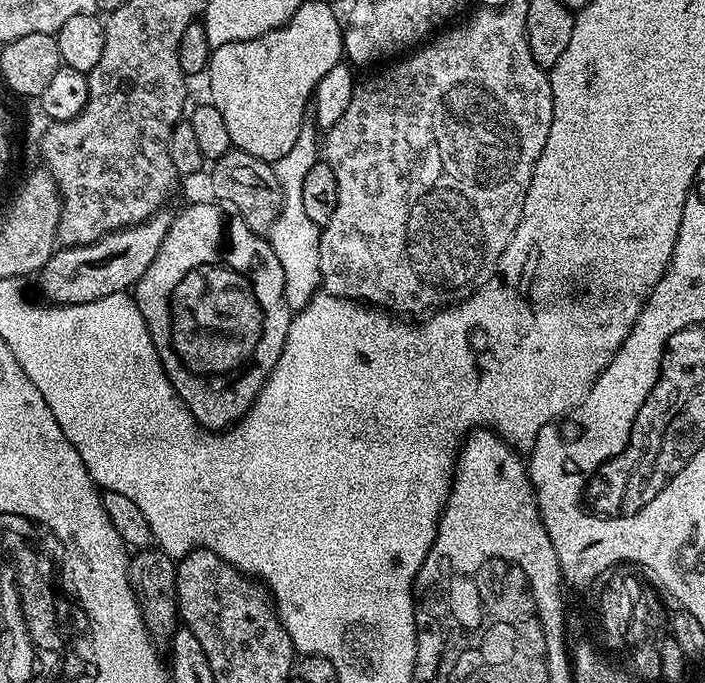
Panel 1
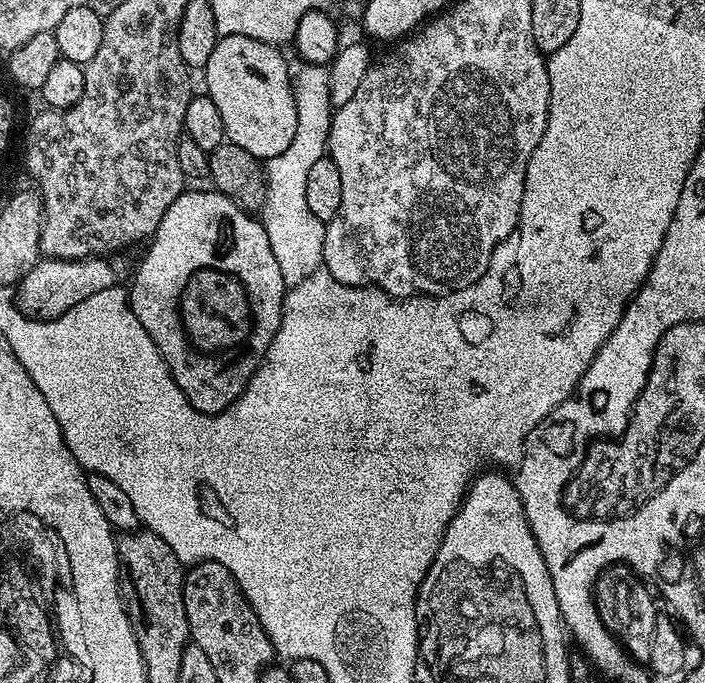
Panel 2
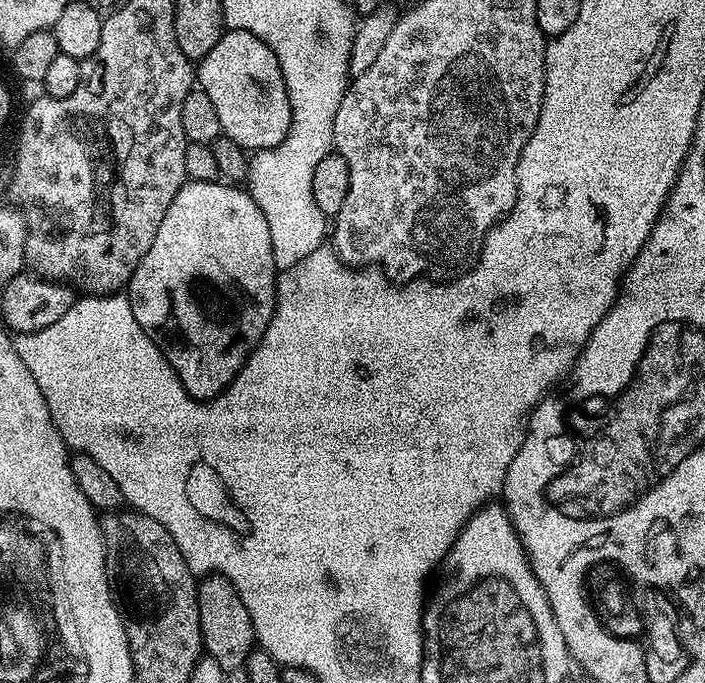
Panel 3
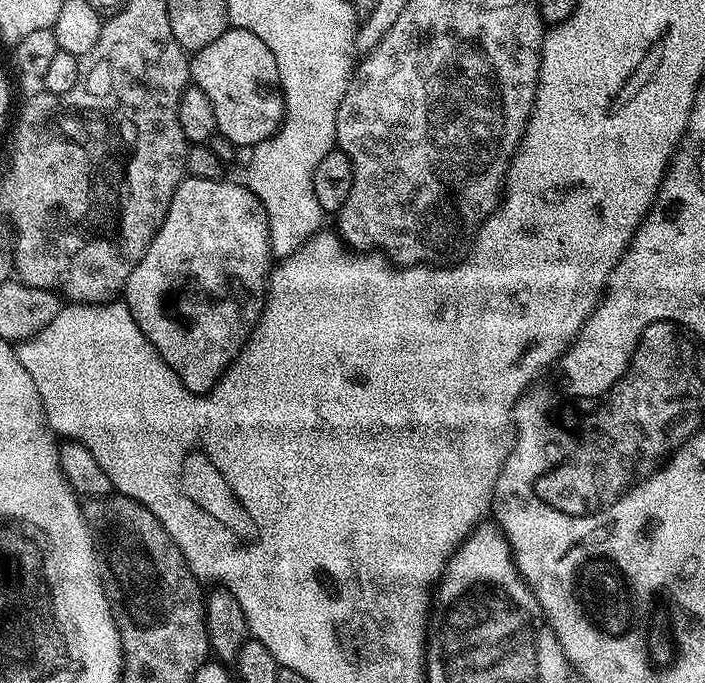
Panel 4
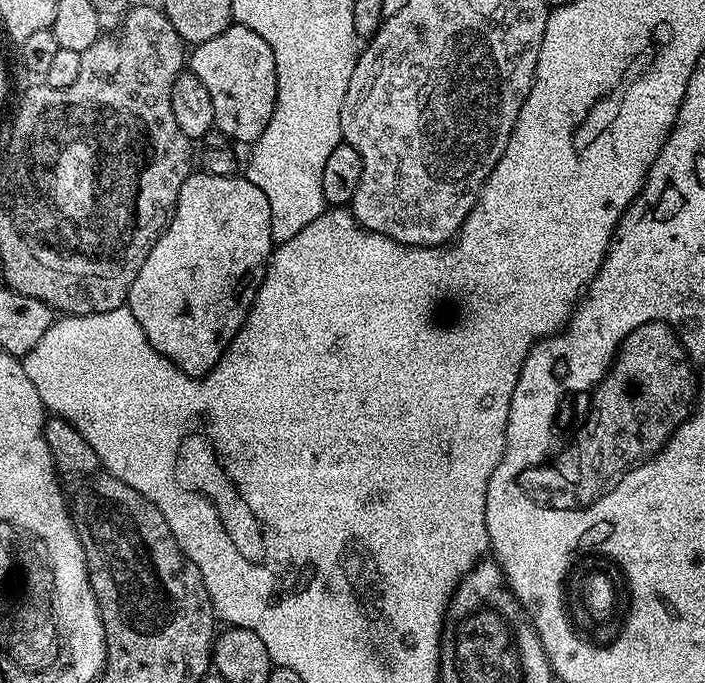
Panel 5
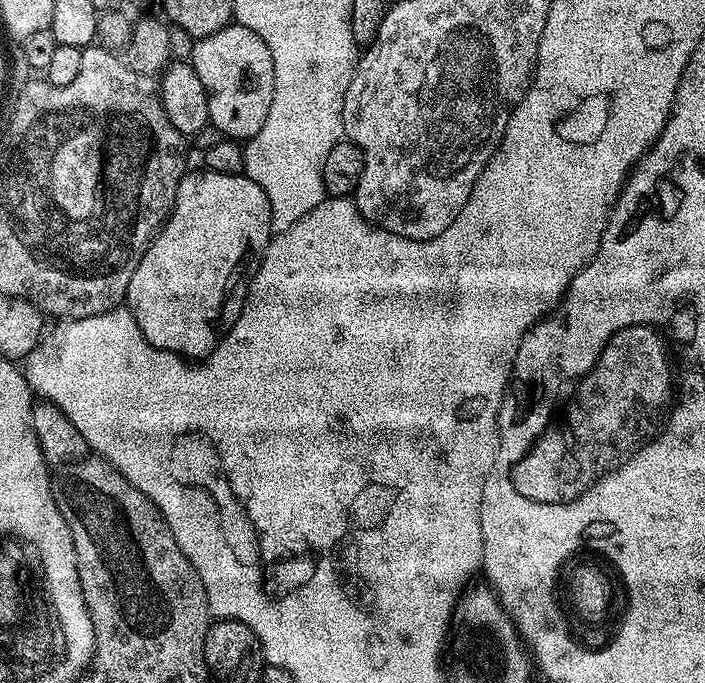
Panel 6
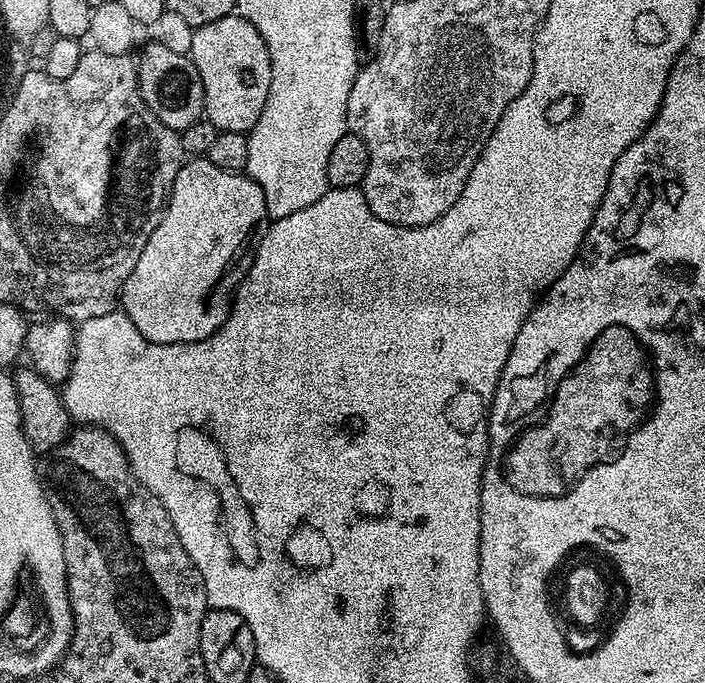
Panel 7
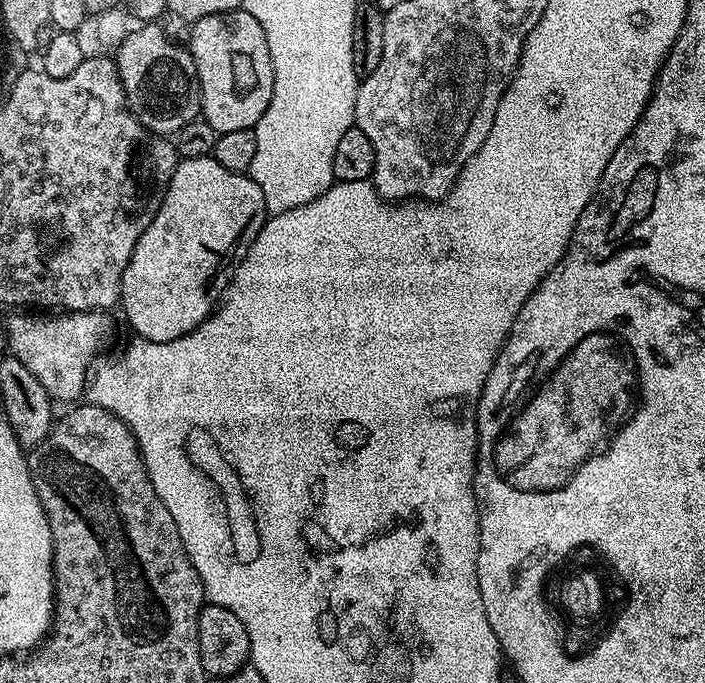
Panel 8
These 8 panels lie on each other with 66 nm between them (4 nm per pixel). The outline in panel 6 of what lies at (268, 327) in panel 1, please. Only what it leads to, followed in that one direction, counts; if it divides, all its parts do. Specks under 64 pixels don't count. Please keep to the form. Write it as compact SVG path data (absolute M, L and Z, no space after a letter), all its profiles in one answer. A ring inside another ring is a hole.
M201 170L201 172L185 171L178 186L178 194L172 207L172 213L164 221L160 231L153 236L142 262L138 262L138 270L134 270L134 278L130 278L126 307L129 312L134 314L134 322L138 322L138 330L142 330L146 342L150 342L160 350L177 352L178 355L185 358L203 358L210 355L216 349L220 339L234 326L234 322L244 305L244 299L248 293L248 284L256 278L256 271L260 268L260 262L264 258L264 252L267 250L273 235L270 202L266 198L262 186L255 184L250 177L243 174L239 176L218 174L207 170Z

